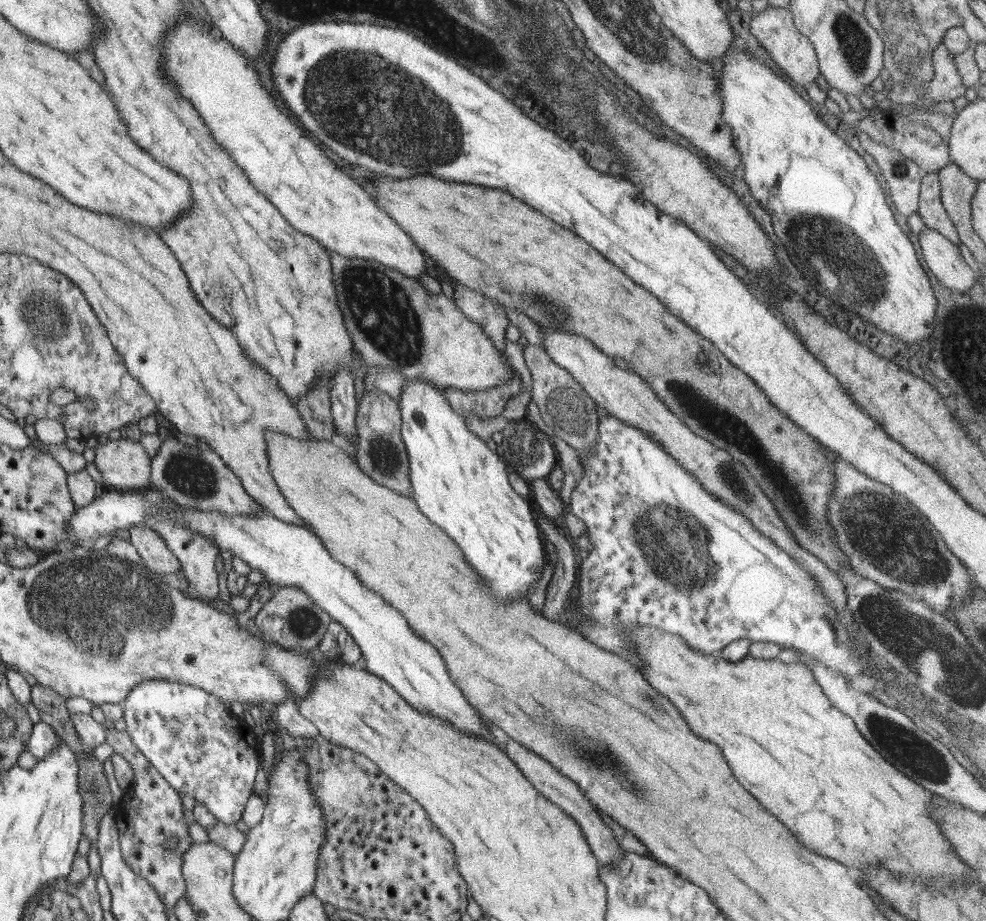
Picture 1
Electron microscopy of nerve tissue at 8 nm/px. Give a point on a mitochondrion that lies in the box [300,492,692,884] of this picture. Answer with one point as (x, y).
(600, 757)

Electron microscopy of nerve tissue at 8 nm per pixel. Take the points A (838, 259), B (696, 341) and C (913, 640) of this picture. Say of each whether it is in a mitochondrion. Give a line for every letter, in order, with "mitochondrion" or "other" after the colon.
A: mitochondrion
B: other
C: mitochondrion

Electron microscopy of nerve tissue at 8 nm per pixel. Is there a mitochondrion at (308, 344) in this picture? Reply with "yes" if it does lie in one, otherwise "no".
no

